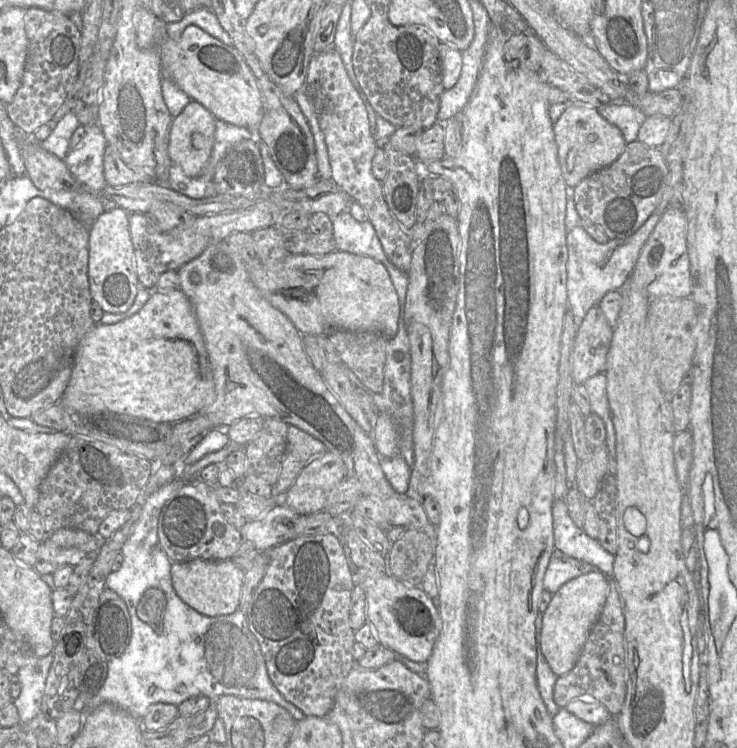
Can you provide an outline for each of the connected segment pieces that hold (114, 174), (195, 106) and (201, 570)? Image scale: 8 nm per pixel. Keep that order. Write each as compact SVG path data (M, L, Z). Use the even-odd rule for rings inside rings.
M107 145L105 149L103 166L108 186L121 187L133 183L155 182L152 173L137 173L128 167L111 145Z
M191 100L173 119L170 131L169 156L188 177L198 177L205 169L214 144L216 118L202 104Z
M196 559L172 563L171 577L176 594L188 606L207 616L229 615L239 608L245 571L232 560Z

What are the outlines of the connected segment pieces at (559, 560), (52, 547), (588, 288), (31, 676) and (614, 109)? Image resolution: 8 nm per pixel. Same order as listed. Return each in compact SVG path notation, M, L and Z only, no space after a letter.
M555 548L544 575L544 589L555 594L568 581L593 571L599 570L593 565L569 557Z
M95 535L92 540L78 548L62 548L47 537L40 543L34 569L42 576L54 574L62 566L69 565L75 567L87 554L95 554L101 546L102 541L104 540Z
M654 212L631 236L624 239L610 239L606 243L595 241L581 225L568 232L568 309L572 312L578 327L589 309L598 305L605 294L615 289L621 289L628 282L641 249L658 223L661 214Z
M54 649L45 657L33 656L17 673L21 682L21 693L12 701L23 724L27 724L41 712L42 697L54 658Z
M612 102L597 109L608 122L617 126L626 141L638 139L638 132L647 116L634 105L628 102Z

